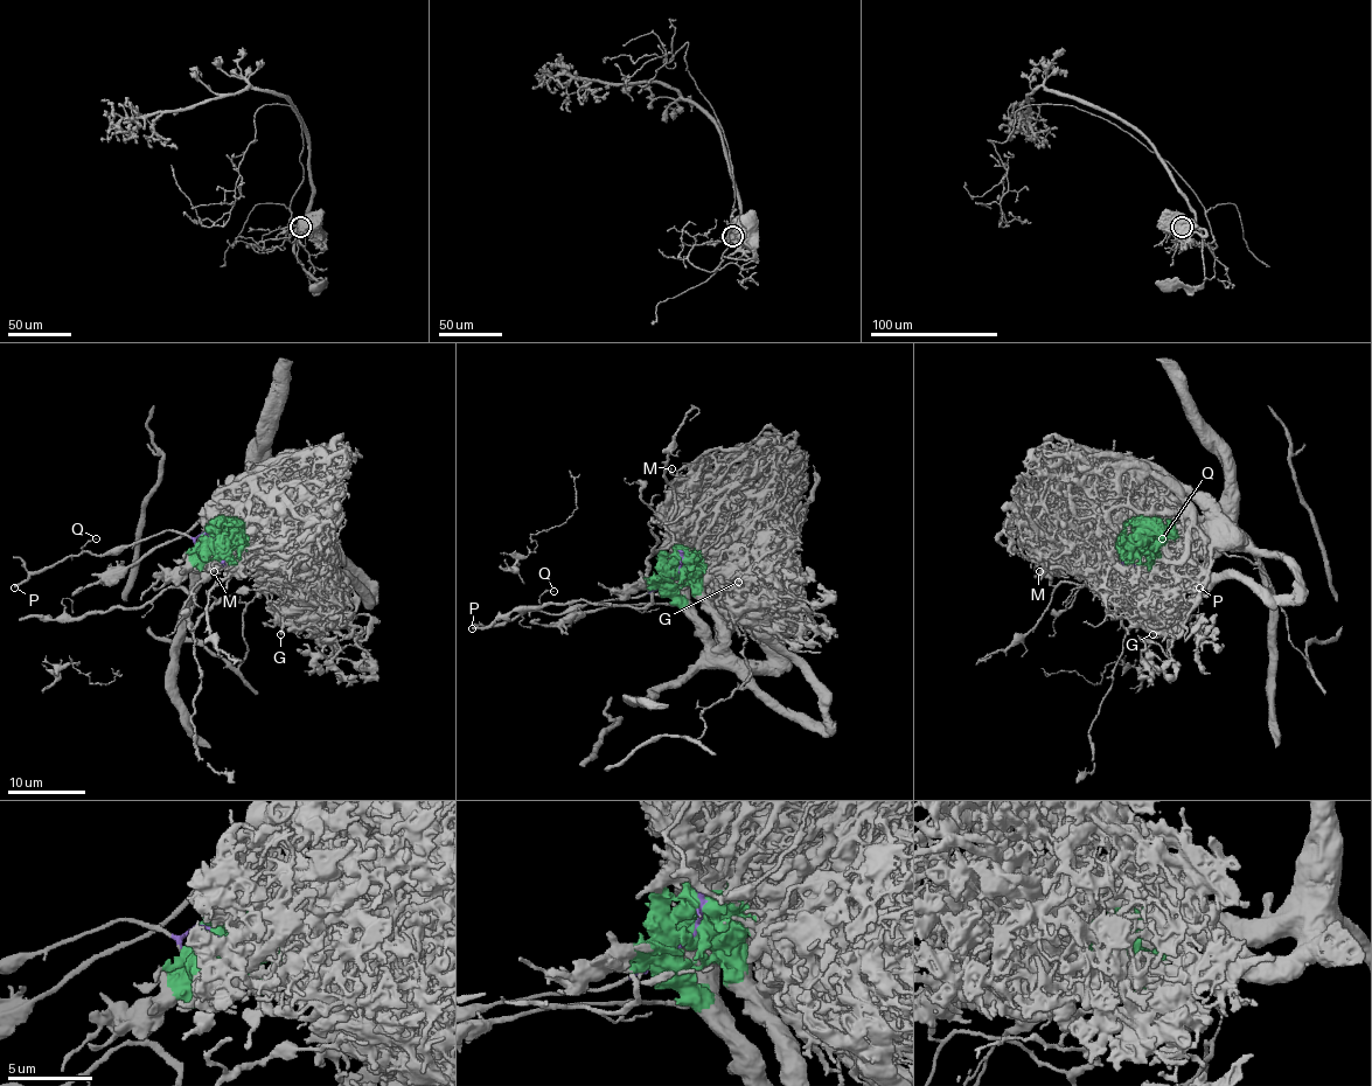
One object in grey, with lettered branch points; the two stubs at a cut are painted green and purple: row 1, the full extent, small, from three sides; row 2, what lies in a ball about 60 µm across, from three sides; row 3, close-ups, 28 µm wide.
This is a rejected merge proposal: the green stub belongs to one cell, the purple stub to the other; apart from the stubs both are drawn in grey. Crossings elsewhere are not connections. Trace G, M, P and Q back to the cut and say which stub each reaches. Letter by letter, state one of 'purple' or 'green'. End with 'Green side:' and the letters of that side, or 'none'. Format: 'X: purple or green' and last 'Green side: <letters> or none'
G: green
M: green
P: purple
Q: purple
Green side: G, M

